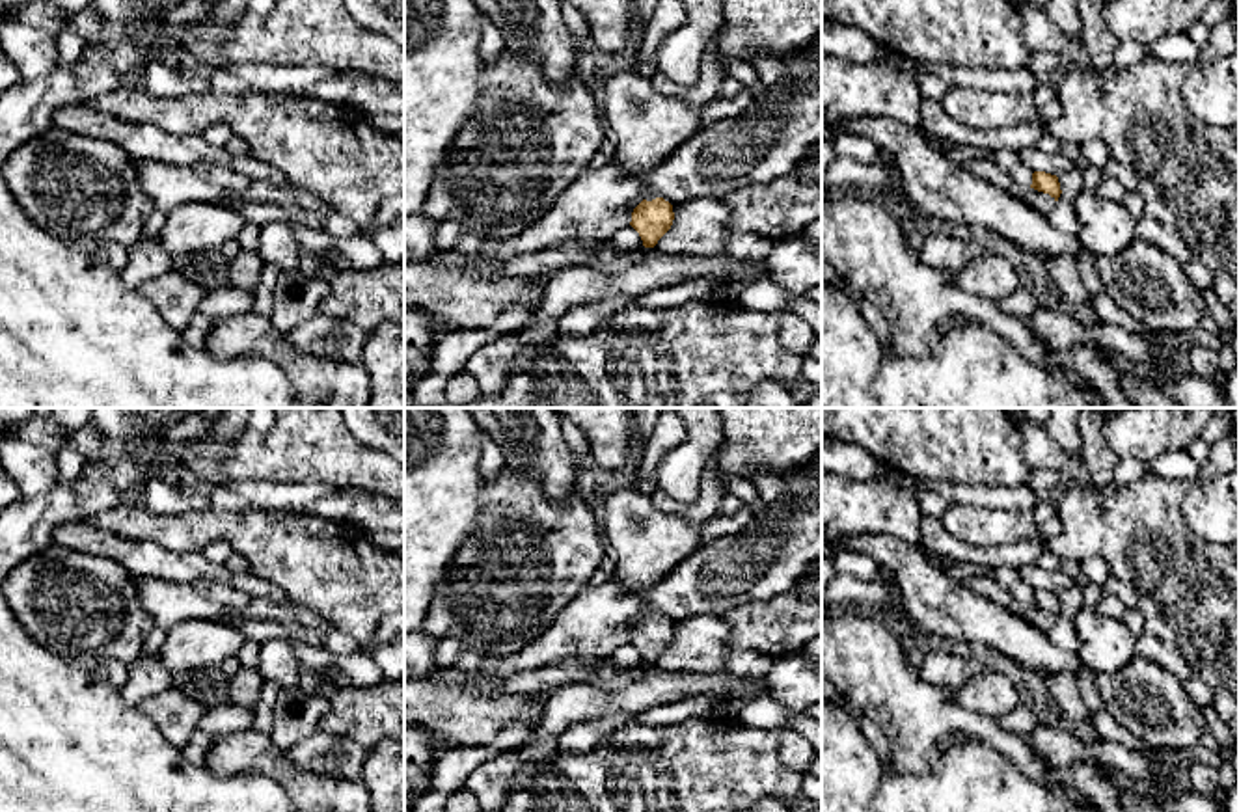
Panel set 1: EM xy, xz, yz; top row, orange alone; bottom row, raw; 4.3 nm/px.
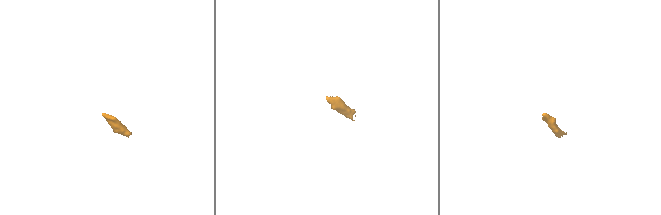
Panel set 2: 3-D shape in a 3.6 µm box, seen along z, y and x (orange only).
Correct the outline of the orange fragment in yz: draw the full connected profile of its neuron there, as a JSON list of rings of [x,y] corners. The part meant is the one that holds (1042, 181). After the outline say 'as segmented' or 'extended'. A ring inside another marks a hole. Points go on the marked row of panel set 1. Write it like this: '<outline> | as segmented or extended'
[[[1008,147],[997,151],[982,151],[980,158],[989,160],[1008,171],[1017,184],[1049,194],[1055,201],[1058,201],[1062,194],[1056,175],[1028,169],[1019,158],[1017,151]]] | extended

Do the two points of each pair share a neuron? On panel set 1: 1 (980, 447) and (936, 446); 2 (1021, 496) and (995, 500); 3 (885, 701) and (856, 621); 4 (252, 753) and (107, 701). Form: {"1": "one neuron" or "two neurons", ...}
{"1": "one neuron", "2": "one neuron", "3": "one neuron", "4": "two neurons"}

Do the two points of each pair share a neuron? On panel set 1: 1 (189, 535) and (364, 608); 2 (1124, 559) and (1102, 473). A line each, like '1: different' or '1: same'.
1: same
2: different

